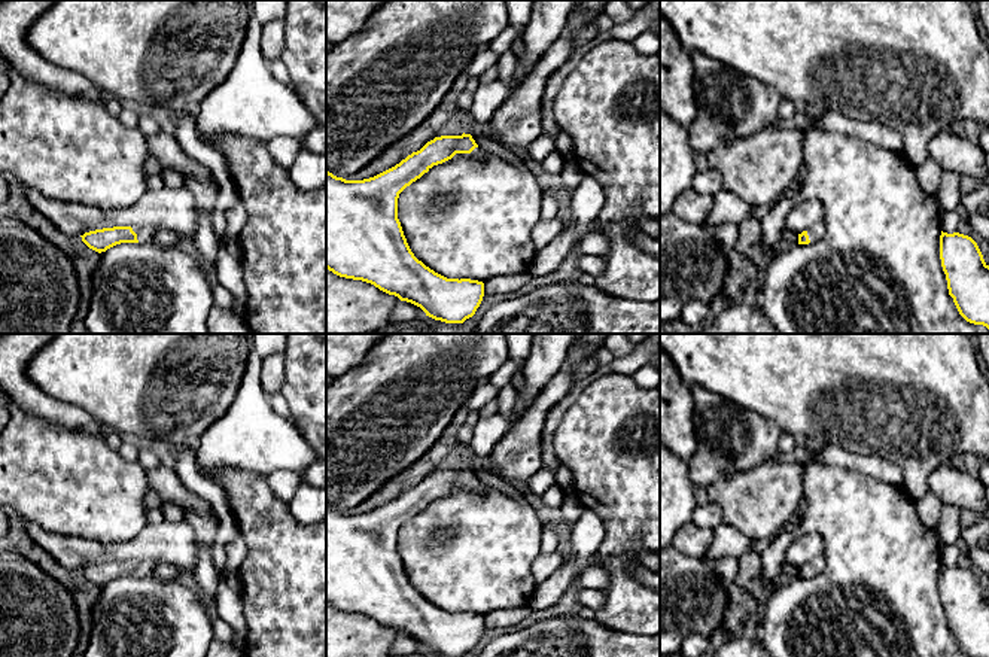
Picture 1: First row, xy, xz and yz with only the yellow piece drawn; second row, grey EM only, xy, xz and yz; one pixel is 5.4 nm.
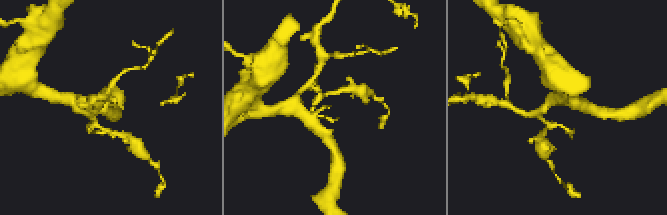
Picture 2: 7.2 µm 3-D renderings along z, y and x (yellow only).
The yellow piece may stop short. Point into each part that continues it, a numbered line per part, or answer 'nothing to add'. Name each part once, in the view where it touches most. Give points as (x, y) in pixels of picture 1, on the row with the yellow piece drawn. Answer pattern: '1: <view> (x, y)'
1: xy (145, 236)

